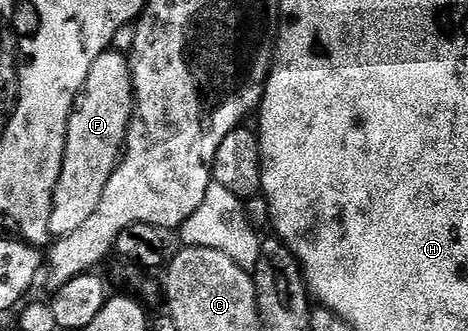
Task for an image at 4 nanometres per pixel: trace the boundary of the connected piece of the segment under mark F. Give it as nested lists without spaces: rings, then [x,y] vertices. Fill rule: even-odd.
[[[114,49],[102,51],[97,61],[93,61],[83,87],[71,106],[71,114],[67,116],[65,157],[61,165],[61,177],[53,193],[49,217],[49,232],[52,236],[62,237],[73,233],[73,229],[89,221],[93,209],[97,209],[97,201],[124,150],[132,110],[131,65],[128,56]]]

